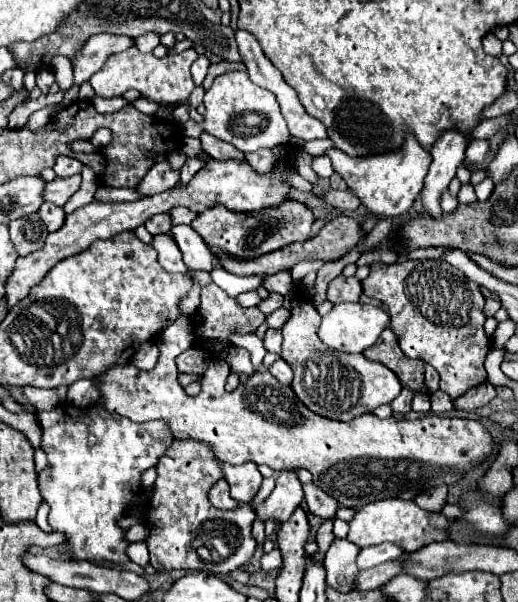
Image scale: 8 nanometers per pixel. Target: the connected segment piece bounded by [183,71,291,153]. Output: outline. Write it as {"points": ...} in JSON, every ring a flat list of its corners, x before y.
{"points":[[231,71,225,75,219,75,213,85,205,91,203,97,205,115,201,123,183,125,183,133,187,137,197,137,197,133,209,133,225,143,235,145,243,153,257,151,257,149,271,149,277,145,283,145,289,141,289,129,287,123,279,111,279,103,275,95,263,87,257,87,247,73]]}

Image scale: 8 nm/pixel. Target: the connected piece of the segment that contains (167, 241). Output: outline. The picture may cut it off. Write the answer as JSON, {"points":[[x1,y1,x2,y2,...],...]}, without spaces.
{"points":[[155,235,153,237,153,247,159,253,159,263,163,269,167,269,169,273,185,273,187,267,183,265,179,247,175,245,175,241,171,241,171,235]]}

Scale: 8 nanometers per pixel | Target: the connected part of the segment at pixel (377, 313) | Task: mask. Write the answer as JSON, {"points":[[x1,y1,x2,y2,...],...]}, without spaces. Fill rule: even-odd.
{"points":[[339,303,333,305,333,309,323,317,319,327,319,339,335,351,363,353,367,347,371,347,377,341,377,337,385,327,389,327,389,315,381,307,363,305,363,303]]}

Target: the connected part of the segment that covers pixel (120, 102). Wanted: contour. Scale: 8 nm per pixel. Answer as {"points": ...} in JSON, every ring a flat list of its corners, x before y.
{"points":[[99,95,93,97,93,105,95,105,95,109,98,113,114,113,119,111,121,107,129,105,129,103,131,103,131,101,127,101,127,99,123,99,123,97,114,97,110,99,99,97]]}

